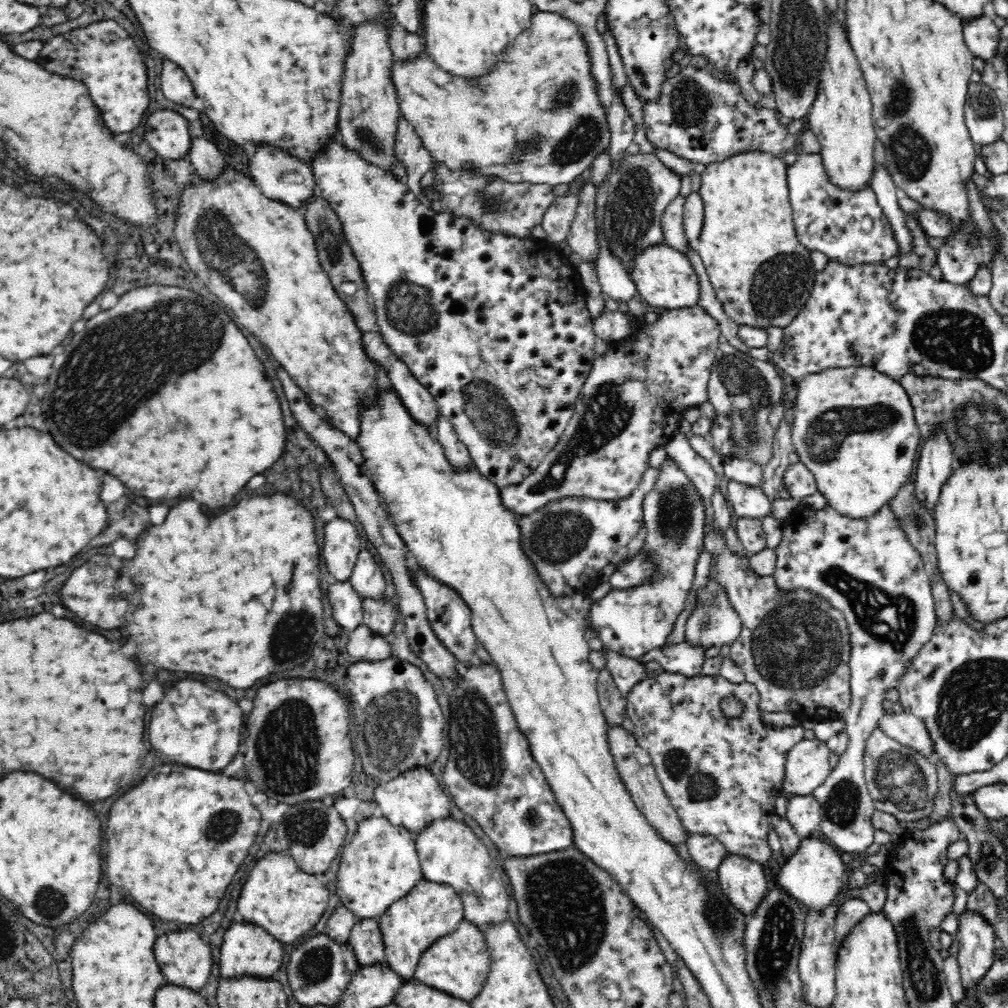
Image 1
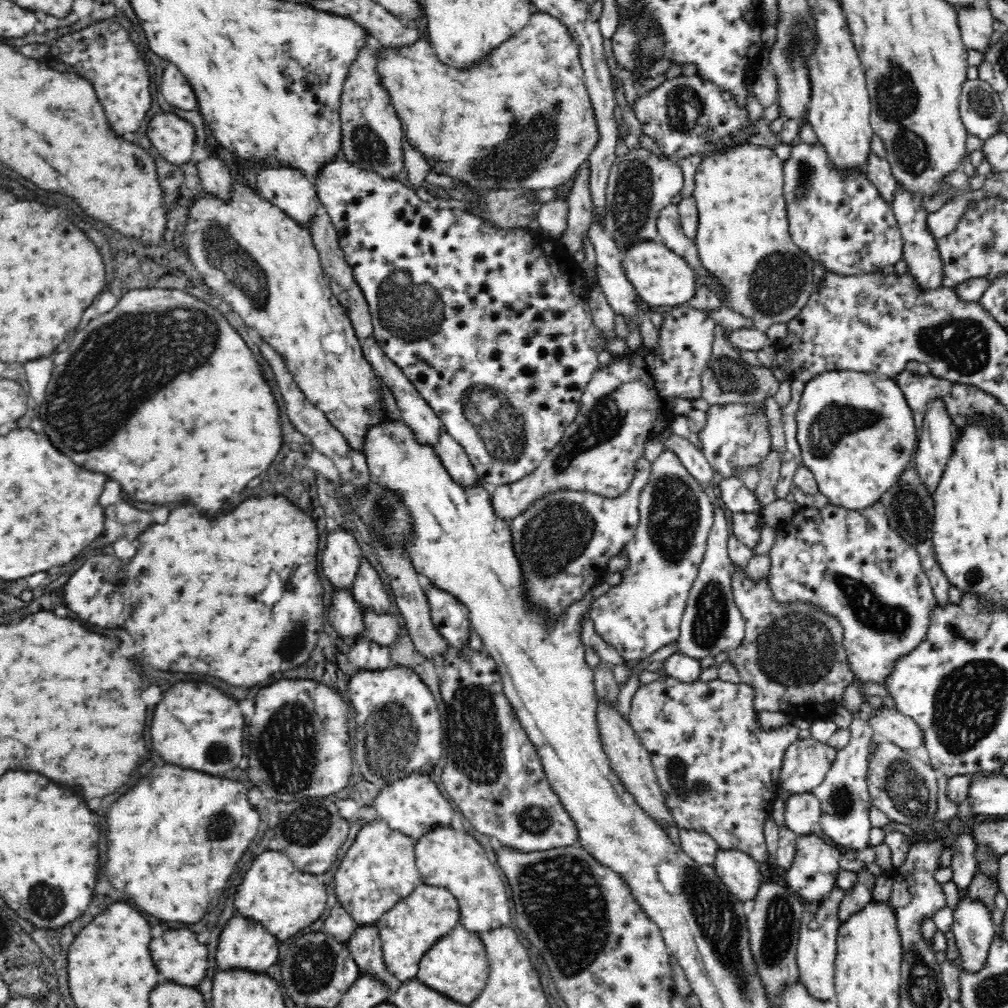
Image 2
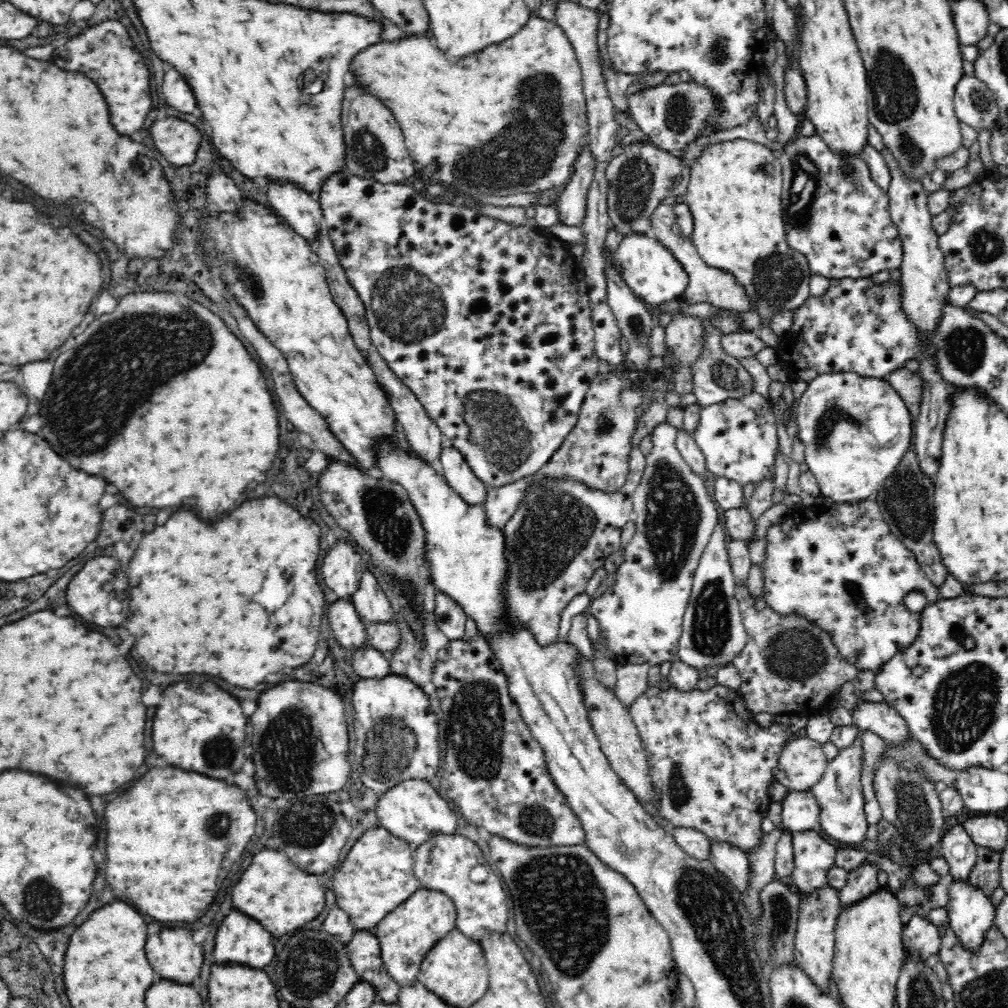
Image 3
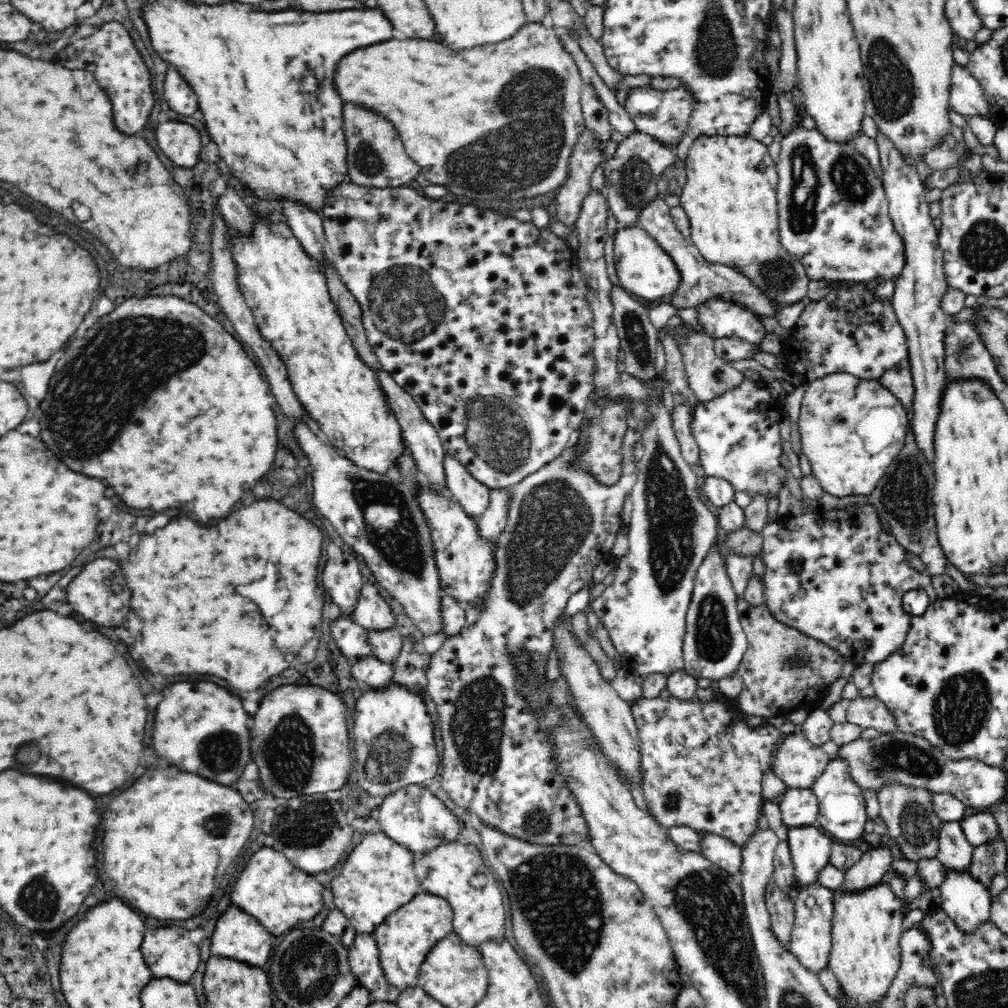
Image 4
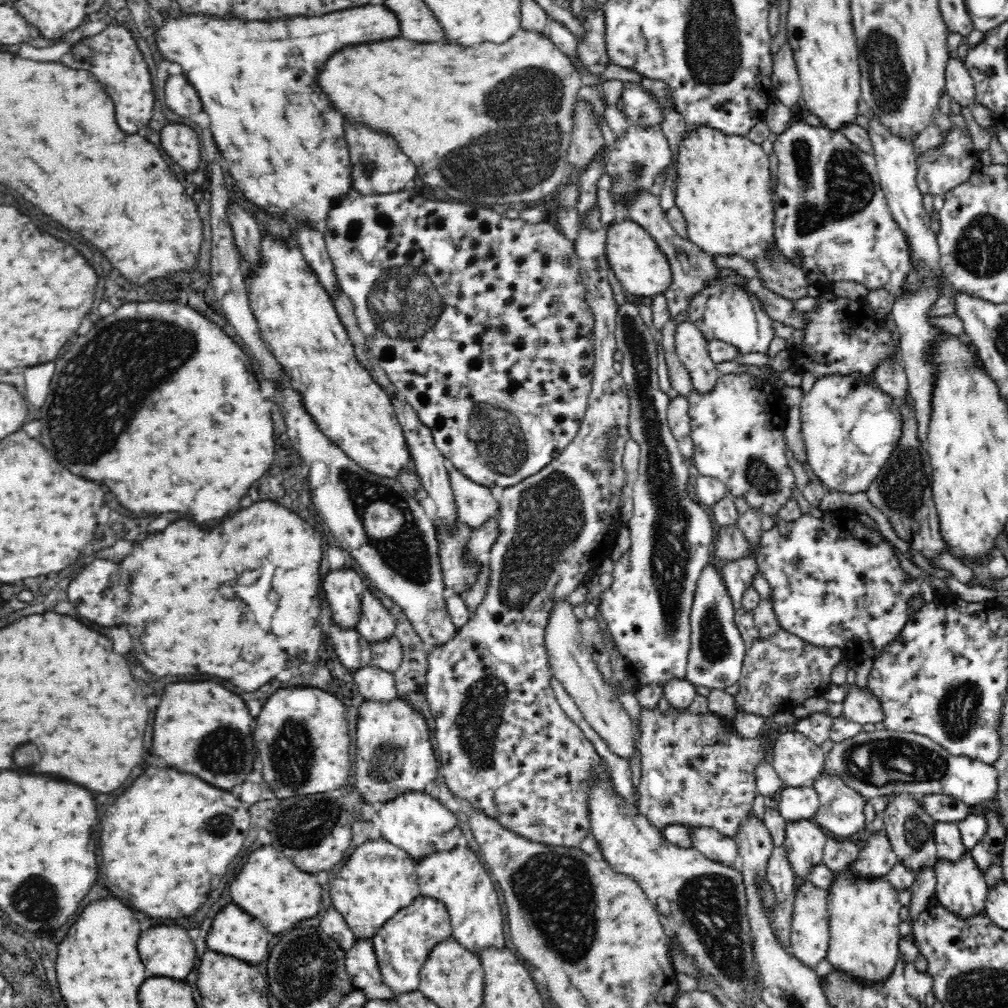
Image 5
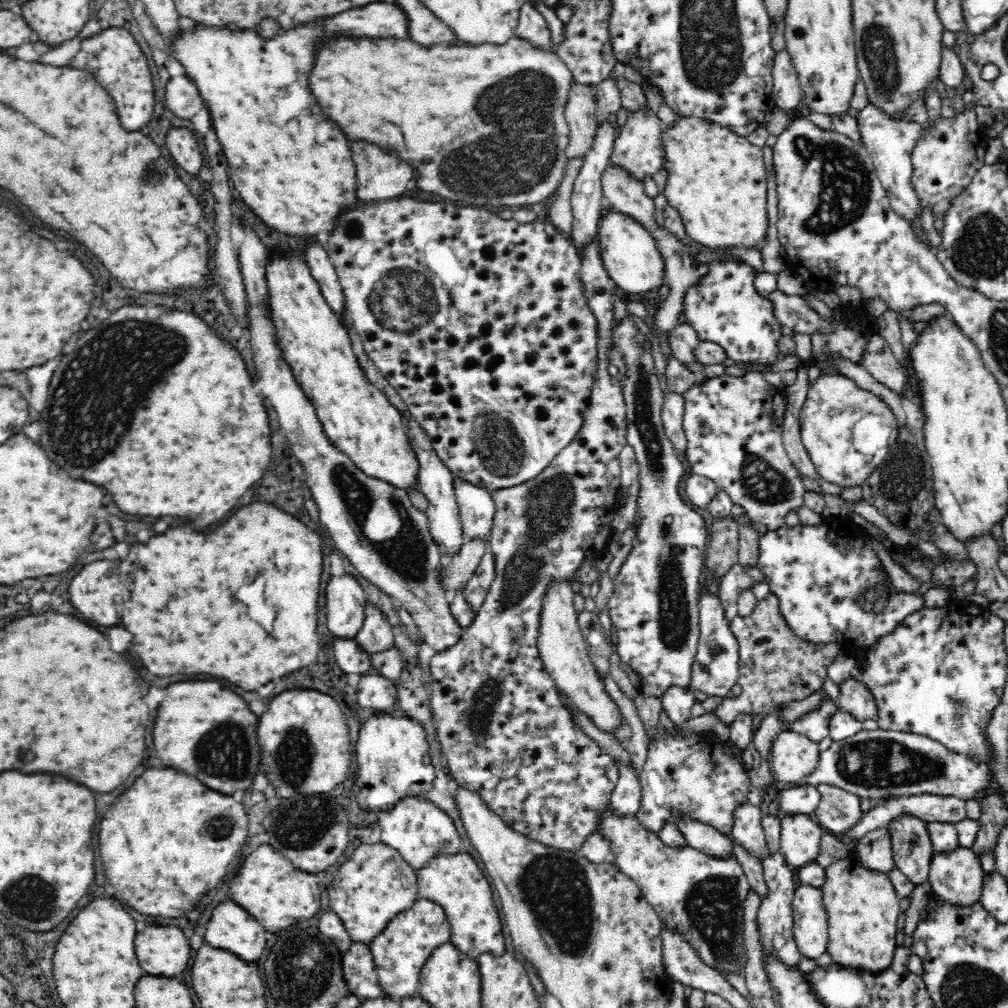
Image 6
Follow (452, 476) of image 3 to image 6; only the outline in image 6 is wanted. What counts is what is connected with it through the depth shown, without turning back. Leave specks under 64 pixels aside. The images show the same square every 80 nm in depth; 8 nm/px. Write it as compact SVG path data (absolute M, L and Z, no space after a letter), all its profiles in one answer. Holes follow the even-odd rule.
M455 477L453 485L463 533L470 540L485 540L491 534L496 510L491 491L458 477Z

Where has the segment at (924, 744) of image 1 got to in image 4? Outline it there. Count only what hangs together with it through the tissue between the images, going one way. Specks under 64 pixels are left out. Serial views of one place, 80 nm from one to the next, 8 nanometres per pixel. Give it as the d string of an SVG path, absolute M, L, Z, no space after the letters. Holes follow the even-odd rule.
M861 693L850 700L846 713L847 722L862 730L874 728L878 734L894 734L899 731L897 719L892 715L892 711L874 695Z

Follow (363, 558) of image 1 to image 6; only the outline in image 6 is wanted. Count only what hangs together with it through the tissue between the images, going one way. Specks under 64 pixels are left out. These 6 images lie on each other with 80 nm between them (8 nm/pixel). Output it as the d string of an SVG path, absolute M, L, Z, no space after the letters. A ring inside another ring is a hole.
M367 603L365 607L365 619L362 628L354 638L359 644L359 649L370 656L392 650L394 648L394 637L386 615L370 603Z

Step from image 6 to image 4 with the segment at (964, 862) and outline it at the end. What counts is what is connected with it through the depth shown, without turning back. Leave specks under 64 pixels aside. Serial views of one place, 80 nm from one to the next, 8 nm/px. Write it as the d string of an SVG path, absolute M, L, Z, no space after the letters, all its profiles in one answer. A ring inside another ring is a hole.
M947 869L946 878L939 888L941 892L940 908L962 934L972 934L990 920L992 895L987 888L974 880L967 870L956 872Z

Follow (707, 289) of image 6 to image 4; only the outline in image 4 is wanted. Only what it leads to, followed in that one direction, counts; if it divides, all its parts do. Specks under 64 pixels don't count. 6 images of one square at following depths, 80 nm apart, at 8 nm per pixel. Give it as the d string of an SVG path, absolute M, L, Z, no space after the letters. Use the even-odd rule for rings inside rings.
M712 300L700 304L697 310L700 326L704 327L708 336L715 339L738 337L760 344L767 334L760 317L741 306Z

